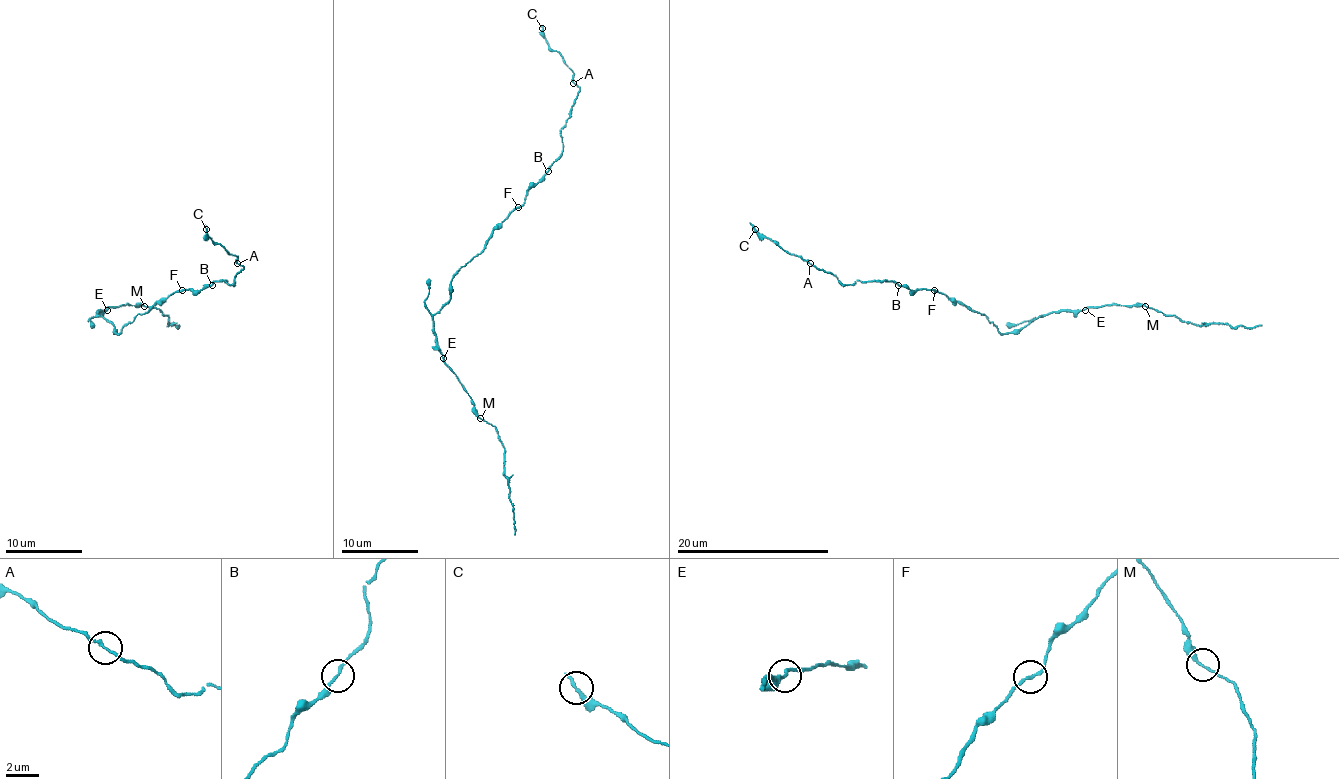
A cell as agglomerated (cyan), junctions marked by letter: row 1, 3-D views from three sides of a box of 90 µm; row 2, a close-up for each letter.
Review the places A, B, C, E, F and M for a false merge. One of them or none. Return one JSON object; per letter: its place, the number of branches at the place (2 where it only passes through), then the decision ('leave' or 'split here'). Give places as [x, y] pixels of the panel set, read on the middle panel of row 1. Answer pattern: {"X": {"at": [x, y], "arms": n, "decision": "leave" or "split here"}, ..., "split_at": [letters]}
{"A": {"at": [573, 83], "arms": 2, "decision": "leave"}, "B": {"at": [548, 171], "arms": 2, "decision": "leave"}, "C": {"at": [542, 28], "arms": 2, "decision": "leave"}, "E": {"at": [443, 358], "arms": 2, "decision": "leave"}, "F": {"at": [518, 207], "arms": 2, "decision": "leave"}, "M": {"at": [480, 418], "arms": 2, "decision": "leave"}, "split_at": []}

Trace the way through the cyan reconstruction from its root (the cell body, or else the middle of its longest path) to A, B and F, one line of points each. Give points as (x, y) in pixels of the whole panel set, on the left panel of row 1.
A: (130, 321), (176, 292), (189, 289), (200, 290), (216, 281), (227, 281), (231, 285), (242, 269), (237, 264)
B: (130, 321), (176, 292), (189, 289), (200, 290), (212, 285)
F: (130, 321), (181, 290)

